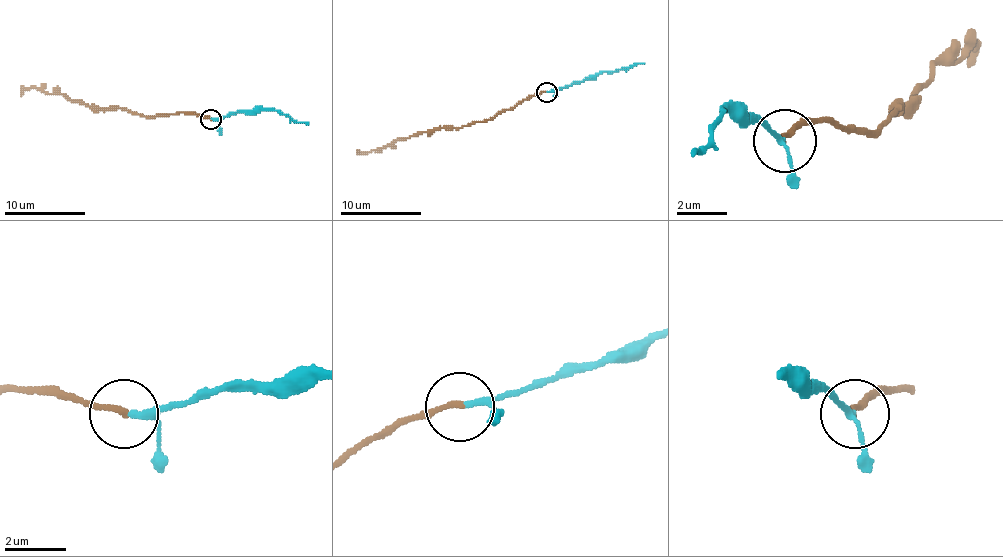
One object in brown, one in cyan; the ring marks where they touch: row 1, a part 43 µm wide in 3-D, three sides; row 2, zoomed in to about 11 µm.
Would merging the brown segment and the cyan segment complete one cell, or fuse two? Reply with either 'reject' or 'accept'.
accept

